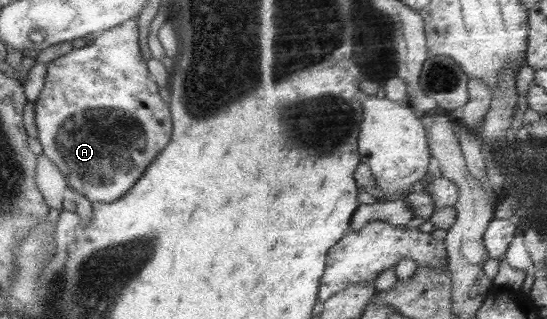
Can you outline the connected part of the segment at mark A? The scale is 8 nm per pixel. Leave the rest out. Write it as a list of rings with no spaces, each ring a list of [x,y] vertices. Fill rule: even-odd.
[[[137,16],[130,18],[118,24],[118,26],[109,28],[104,32],[99,33],[94,41],[90,45],[84,45],[81,48],[70,49],[70,52],[51,60],[46,65],[46,73],[44,76],[44,83],[39,95],[35,101],[35,128],[36,139],[42,146],[42,154],[60,170],[60,174],[66,179],[67,186],[71,186],[73,189],[82,194],[86,200],[92,203],[110,203],[114,200],[122,198],[126,192],[130,191],[130,187],[142,177],[142,174],[146,171],[146,168],[152,163],[152,160],[168,145],[171,138],[171,114],[168,108],[168,104],[164,103],[158,95],[157,84],[149,77],[147,66],[144,59],[140,55],[140,49],[138,49],[138,35],[139,30],[136,26]]]

